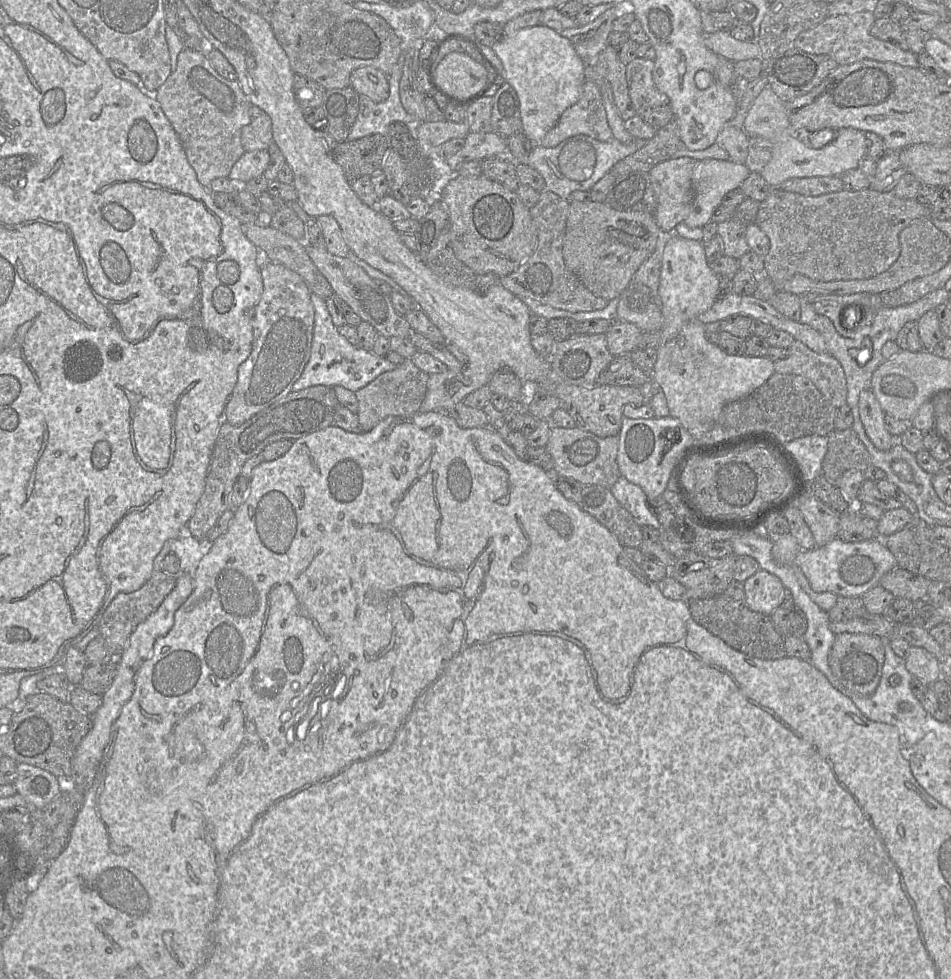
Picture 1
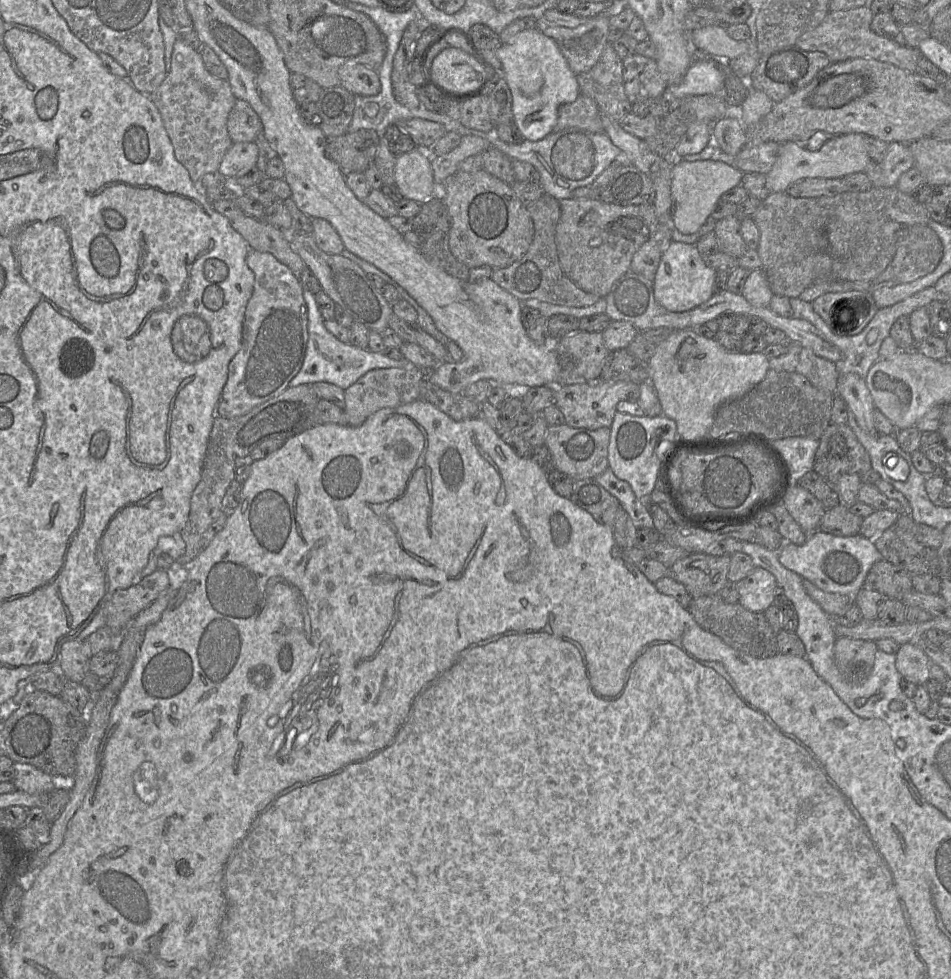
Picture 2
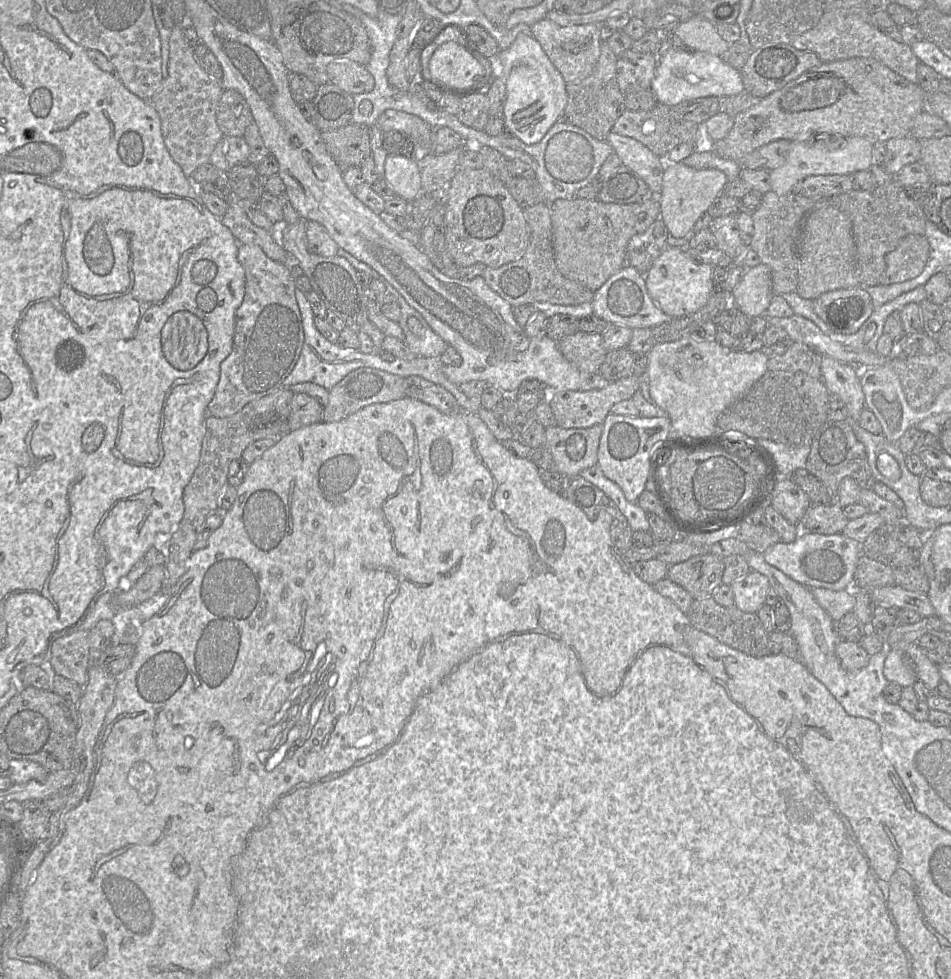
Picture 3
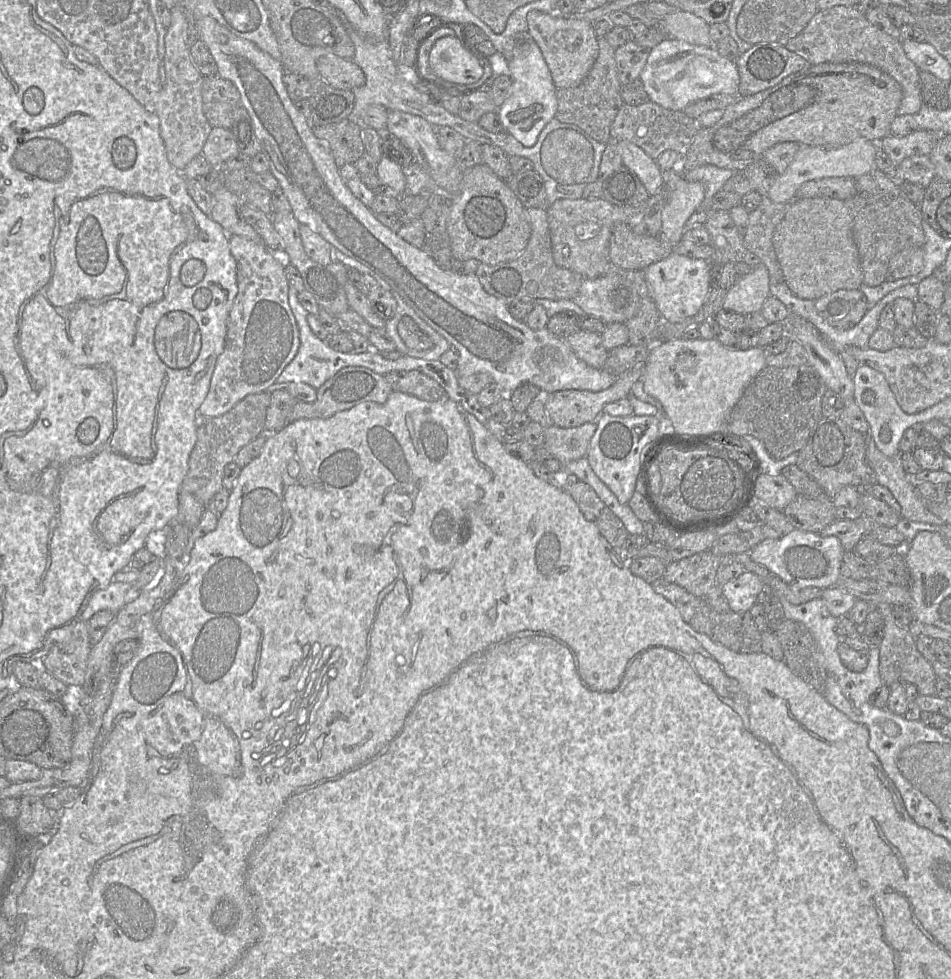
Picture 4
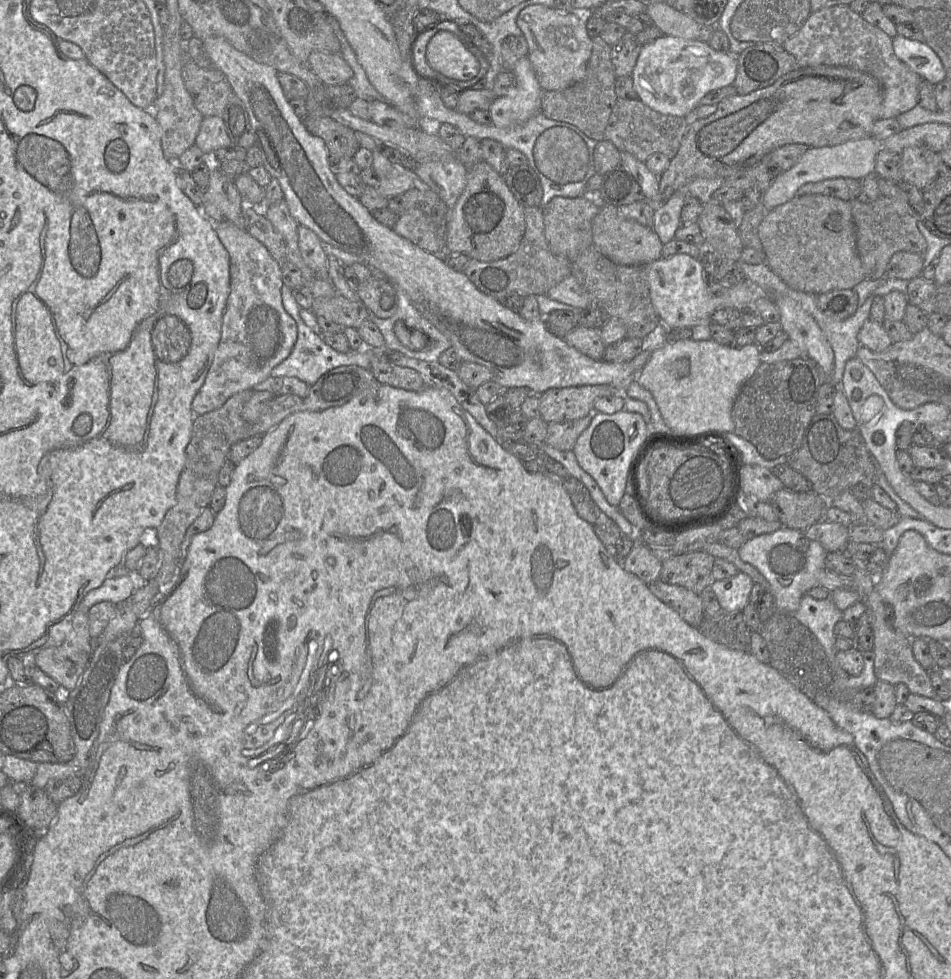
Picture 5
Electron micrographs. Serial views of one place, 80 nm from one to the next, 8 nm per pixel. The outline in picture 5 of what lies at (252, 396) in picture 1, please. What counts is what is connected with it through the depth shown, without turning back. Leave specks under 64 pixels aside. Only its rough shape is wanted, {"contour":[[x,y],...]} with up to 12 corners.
{"contour":[[214,223],[230,260],[195,415],[263,382],[297,341],[281,262]]}

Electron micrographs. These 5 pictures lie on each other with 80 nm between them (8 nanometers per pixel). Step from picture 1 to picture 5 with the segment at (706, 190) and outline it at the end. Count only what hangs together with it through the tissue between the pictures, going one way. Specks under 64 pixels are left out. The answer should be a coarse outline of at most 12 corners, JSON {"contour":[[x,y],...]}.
{"contour":[[677,191],[654,211],[652,229],[663,244],[681,226],[686,196]]}

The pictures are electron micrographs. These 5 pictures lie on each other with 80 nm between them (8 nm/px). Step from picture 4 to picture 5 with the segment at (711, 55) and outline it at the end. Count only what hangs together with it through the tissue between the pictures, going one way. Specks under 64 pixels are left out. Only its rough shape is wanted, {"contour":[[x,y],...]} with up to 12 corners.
{"contour":[[664,35],[642,45],[638,99],[690,117],[731,86],[737,56]]}

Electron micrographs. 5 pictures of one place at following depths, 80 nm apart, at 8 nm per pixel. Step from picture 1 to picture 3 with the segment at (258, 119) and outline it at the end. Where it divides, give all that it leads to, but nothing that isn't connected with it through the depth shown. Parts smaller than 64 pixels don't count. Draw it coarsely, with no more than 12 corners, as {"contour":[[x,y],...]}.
{"contour":[[224,89],[216,122],[225,136],[243,137],[251,110],[236,90]]}

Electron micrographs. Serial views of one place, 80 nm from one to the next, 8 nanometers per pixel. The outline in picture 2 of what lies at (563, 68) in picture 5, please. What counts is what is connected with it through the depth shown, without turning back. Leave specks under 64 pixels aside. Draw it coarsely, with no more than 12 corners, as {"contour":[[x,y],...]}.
{"contour":[[610,16],[575,28],[538,24],[575,75],[608,44]]}

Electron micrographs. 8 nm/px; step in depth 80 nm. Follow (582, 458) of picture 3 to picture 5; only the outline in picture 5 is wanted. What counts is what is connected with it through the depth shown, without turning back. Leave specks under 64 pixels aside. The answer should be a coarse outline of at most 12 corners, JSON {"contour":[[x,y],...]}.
{"contour":[[594,413],[565,423],[549,423],[545,443],[572,451]]}

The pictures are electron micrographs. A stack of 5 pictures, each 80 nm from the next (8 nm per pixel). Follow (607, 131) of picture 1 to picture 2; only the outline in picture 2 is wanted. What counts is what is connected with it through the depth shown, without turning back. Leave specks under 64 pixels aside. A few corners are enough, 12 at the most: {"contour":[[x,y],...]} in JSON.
{"contour":[[580,94],[563,105],[553,131],[603,133],[597,103]]}

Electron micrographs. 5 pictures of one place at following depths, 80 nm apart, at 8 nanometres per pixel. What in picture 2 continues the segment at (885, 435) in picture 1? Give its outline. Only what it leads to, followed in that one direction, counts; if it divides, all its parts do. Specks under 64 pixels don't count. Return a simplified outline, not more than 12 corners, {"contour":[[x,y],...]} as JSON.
{"contour":[[840,375],[837,394],[862,430],[879,435],[876,408],[864,379]]}

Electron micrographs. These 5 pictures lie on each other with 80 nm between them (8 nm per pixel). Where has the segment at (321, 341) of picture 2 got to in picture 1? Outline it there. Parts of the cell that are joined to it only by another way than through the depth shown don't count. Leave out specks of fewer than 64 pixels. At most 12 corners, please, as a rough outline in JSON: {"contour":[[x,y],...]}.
{"contour":[[311,293],[311,353],[292,392],[357,392],[397,365],[350,344]]}

